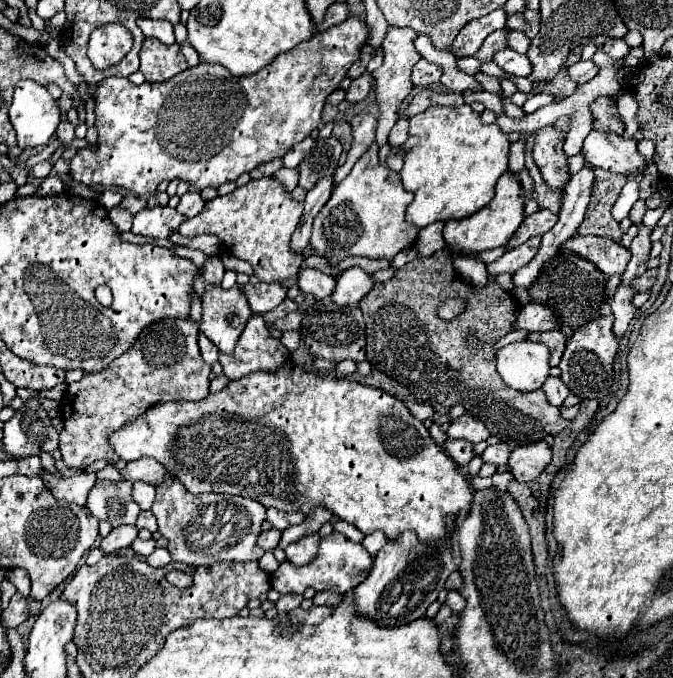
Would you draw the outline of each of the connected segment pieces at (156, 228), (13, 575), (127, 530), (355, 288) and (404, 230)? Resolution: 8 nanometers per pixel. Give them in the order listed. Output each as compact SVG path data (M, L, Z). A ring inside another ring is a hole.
M146 207L134 215L134 223L130 231L136 235L164 239L164 237L170 237L182 221L184 217L172 207L152 207L152 209Z
M10 569L6 573L6 579L18 589L18 593L26 599L28 593L30 593L30 579L28 579L28 573L22 571L22 569Z
M120 525L116 529L112 529L106 537L102 537L100 541L100 549L104 551L104 555L114 555L114 553L124 553L132 541L138 537L138 529L136 525Z
M350 267L342 271L336 281L338 283L332 293L332 301L336 305L358 305L374 287L372 275L360 267Z
M374 143L362 159L356 161L350 175L334 187L330 201L314 219L310 245L314 255L338 265L346 257L394 259L394 255L416 243L418 227L404 219L412 193L402 187L400 173L380 165L378 145Z

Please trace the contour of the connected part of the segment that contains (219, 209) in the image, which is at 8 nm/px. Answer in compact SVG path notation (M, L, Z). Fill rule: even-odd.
M264 177L236 187L228 195L218 195L216 199L206 201L204 209L196 217L186 219L178 233L184 237L202 233L220 237L232 255L248 261L254 267L260 281L276 283L296 275L302 263L302 255L290 251L290 237L300 221L302 209L304 205L292 201L290 193L284 191L274 177Z

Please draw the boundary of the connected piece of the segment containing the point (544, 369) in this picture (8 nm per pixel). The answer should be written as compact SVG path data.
M516 341L496 353L502 381L516 391L536 391L548 377L550 353L544 343Z

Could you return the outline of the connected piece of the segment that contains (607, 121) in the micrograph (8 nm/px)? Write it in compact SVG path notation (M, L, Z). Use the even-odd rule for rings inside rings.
M596 97L590 103L590 109L592 109L592 115L596 117L596 121L602 125L602 129L610 129L610 133L622 135L624 123L620 121L616 107L610 105L610 97Z

